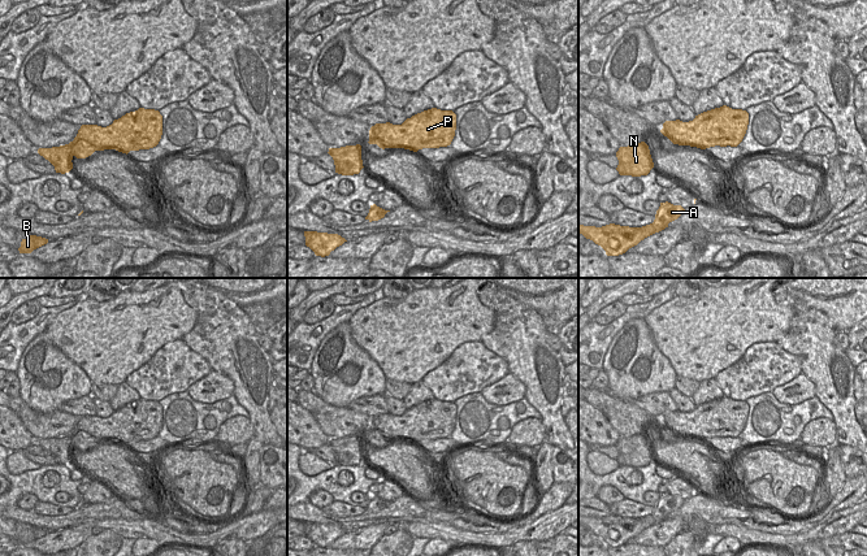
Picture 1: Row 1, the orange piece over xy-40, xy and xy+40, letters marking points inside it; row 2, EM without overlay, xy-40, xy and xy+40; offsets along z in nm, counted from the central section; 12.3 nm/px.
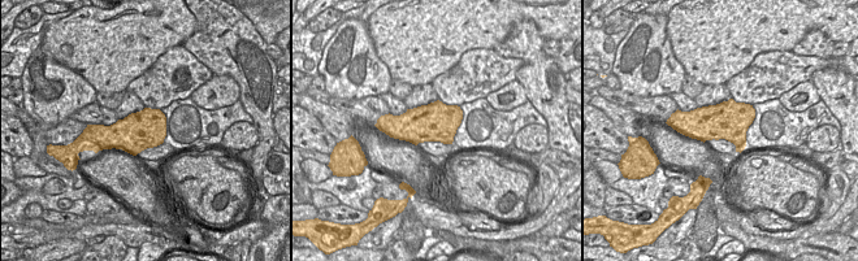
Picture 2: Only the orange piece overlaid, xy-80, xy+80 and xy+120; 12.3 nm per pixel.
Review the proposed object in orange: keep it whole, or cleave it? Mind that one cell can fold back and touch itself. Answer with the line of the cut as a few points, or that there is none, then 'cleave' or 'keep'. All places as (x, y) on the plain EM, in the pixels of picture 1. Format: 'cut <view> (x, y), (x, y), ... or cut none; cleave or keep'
cut xy+40 (735, 428), (724, 426), (719, 435); cleave

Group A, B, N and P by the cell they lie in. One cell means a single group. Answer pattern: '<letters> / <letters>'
A B / N P

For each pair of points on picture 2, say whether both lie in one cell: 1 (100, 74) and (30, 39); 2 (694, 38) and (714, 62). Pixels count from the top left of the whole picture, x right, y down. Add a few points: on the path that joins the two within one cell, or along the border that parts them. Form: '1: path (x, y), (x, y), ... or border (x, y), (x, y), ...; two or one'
1: border (57, 20), (46, 30), (39, 46); two
2: path (701, 44), (713, 56); one

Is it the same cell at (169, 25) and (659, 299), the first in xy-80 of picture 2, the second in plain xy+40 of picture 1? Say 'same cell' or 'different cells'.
different cells

